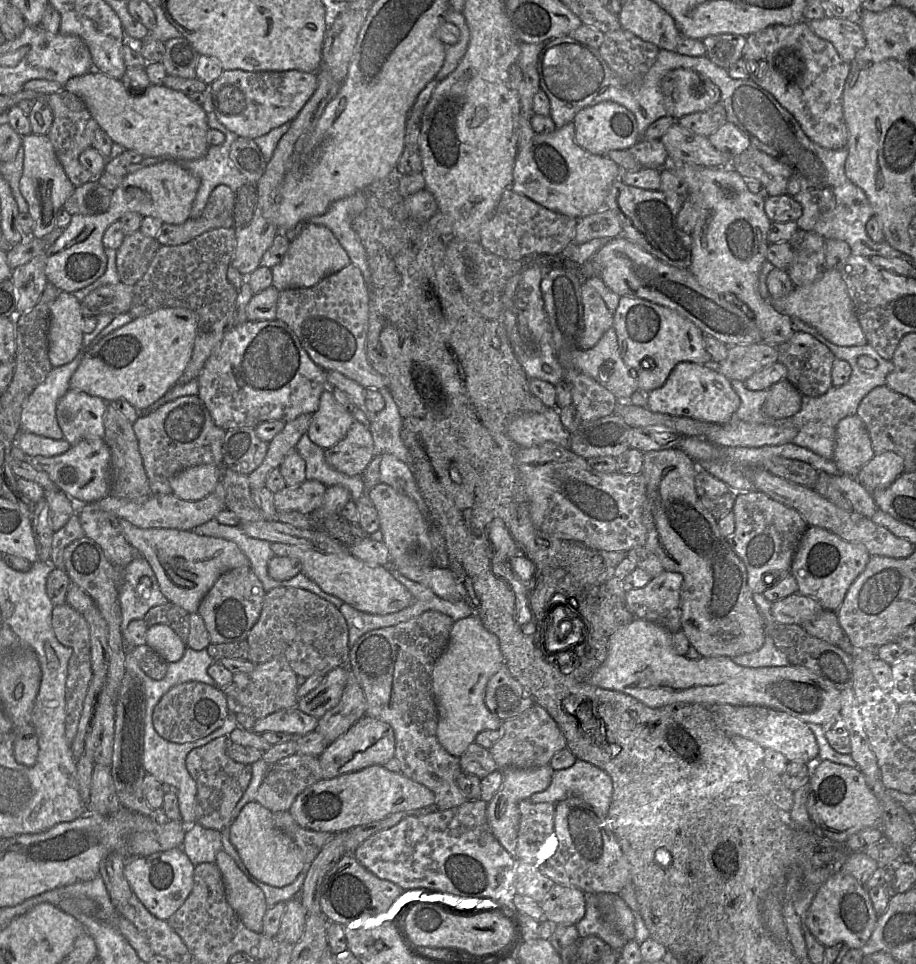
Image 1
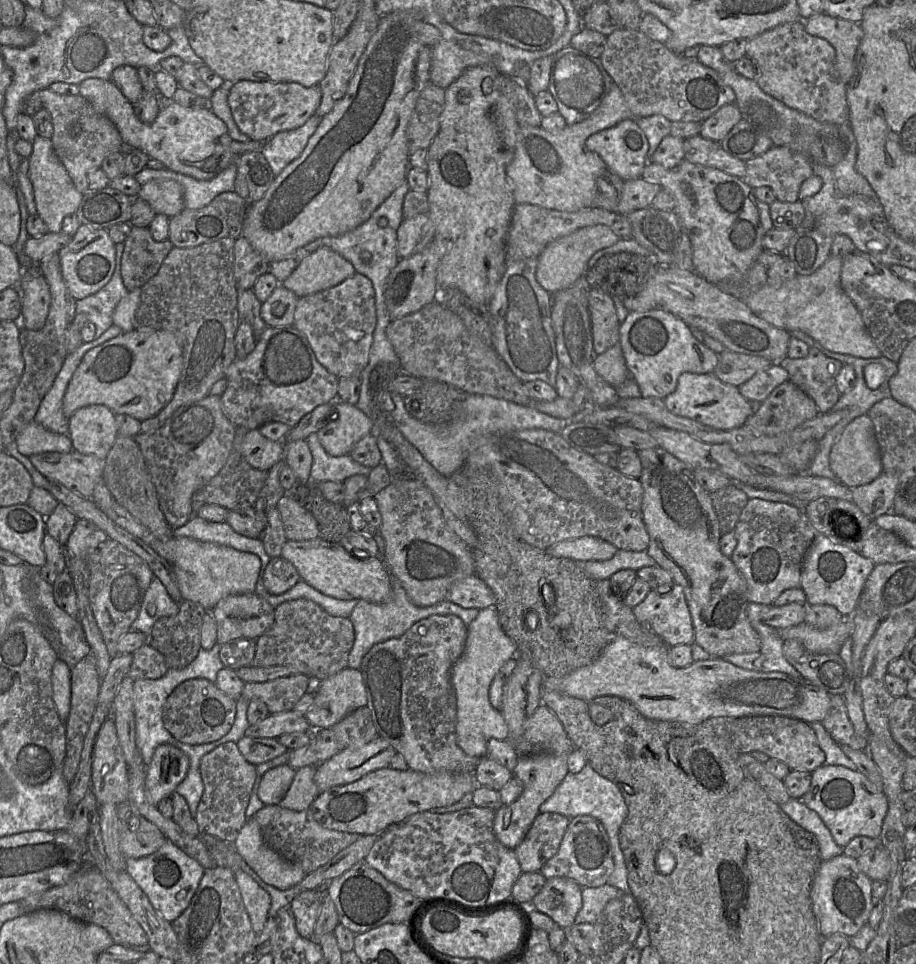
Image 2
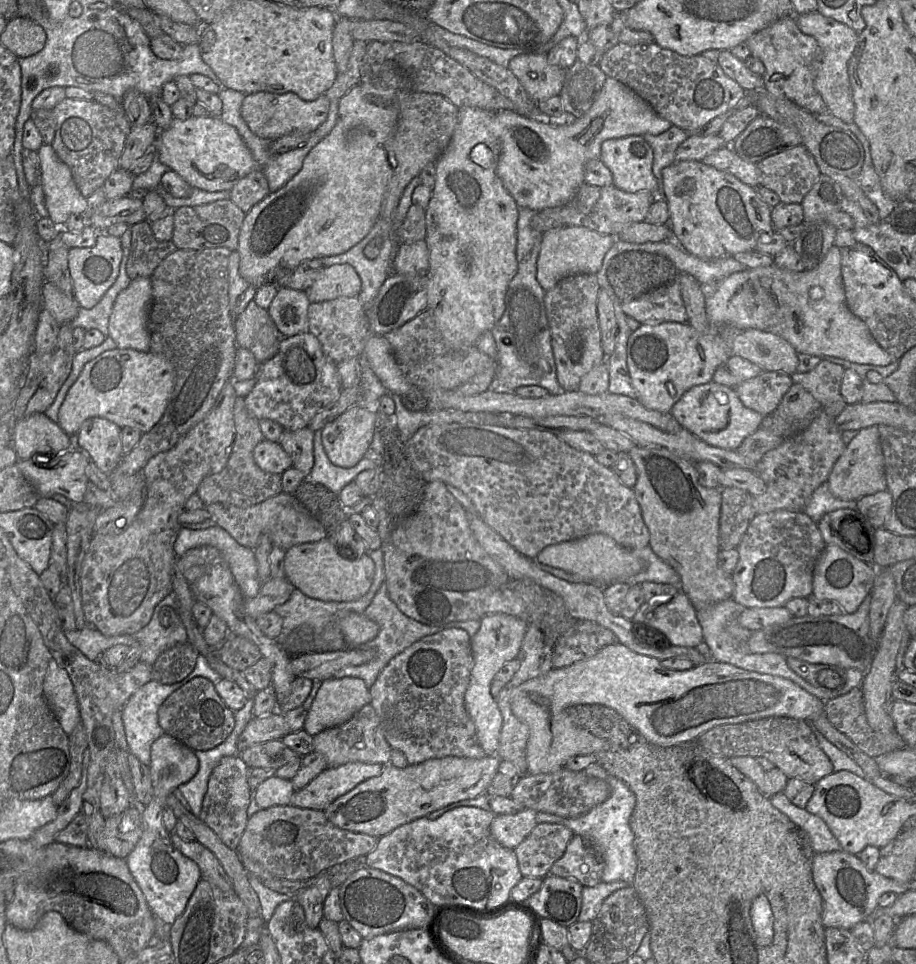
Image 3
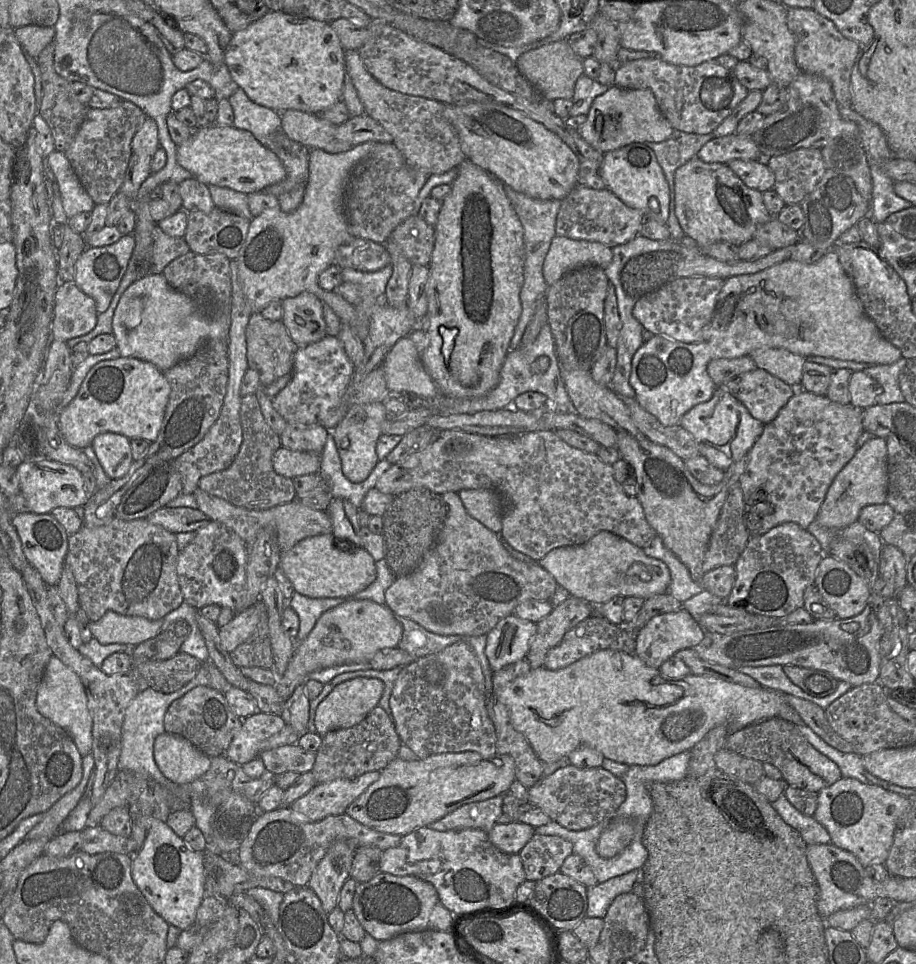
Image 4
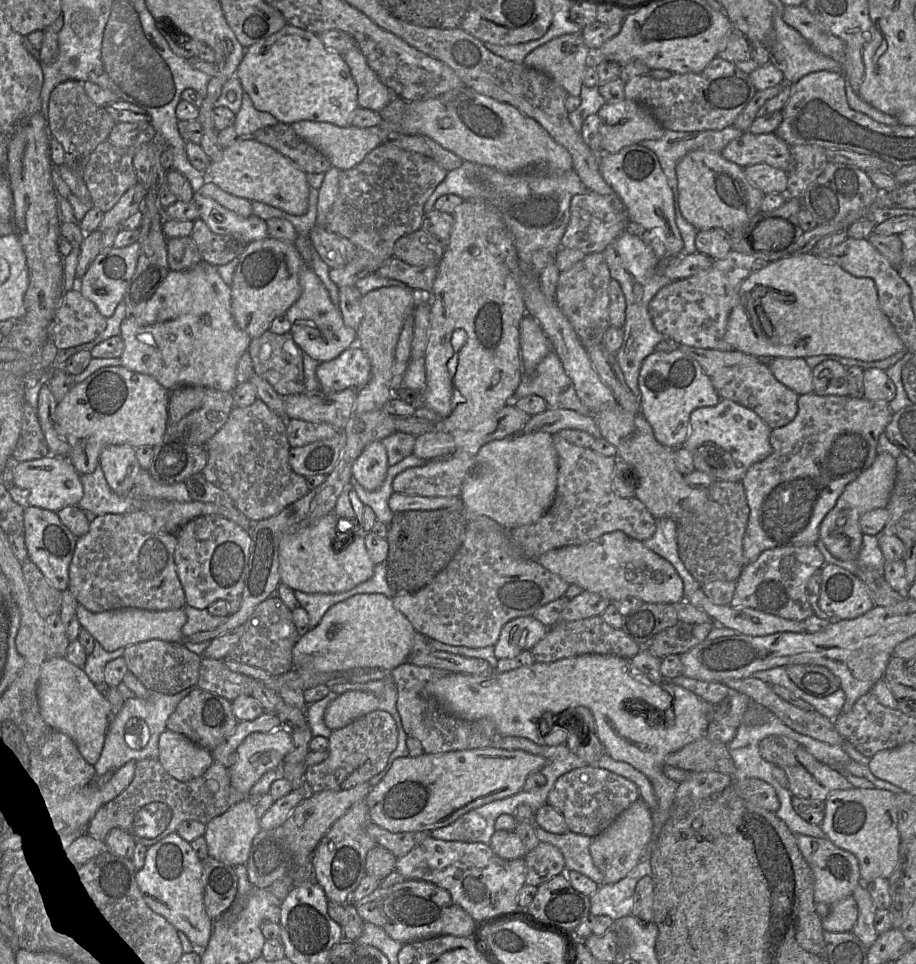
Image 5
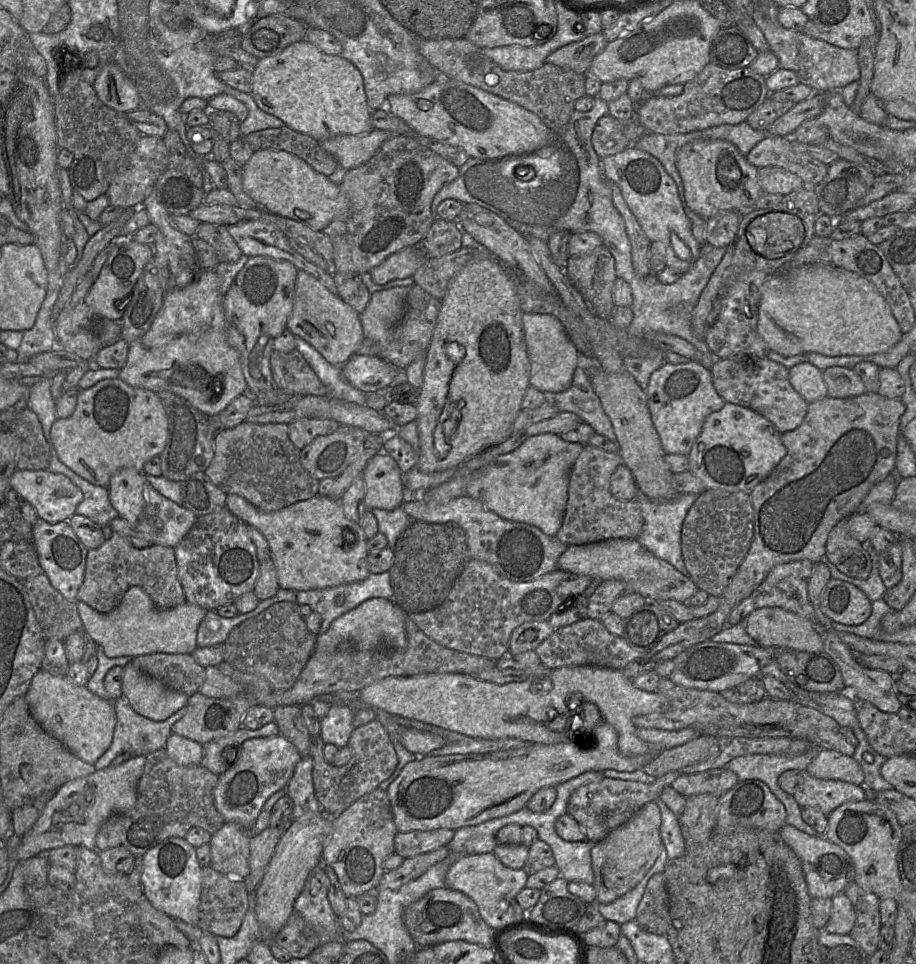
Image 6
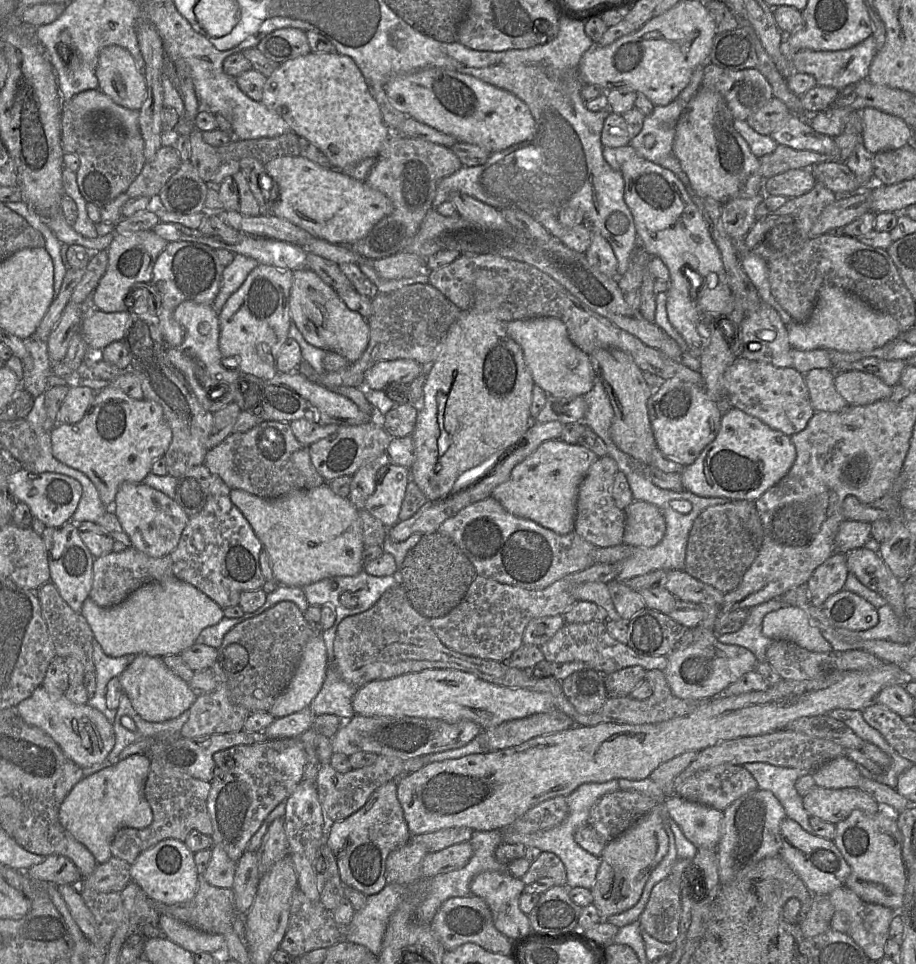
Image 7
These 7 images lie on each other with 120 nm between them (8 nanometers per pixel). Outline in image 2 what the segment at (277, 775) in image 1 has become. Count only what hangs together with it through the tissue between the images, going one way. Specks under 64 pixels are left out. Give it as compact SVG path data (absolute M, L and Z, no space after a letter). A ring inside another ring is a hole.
M308 765L295 772L293 782L279 806L294 811L307 810L318 795L315 783L317 765Z

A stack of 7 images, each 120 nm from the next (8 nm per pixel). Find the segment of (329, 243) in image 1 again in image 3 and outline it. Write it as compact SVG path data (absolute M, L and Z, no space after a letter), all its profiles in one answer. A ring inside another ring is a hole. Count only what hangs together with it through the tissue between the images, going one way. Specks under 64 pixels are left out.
M334 264L324 268L305 291L310 303L358 296L362 282L357 271L349 264Z

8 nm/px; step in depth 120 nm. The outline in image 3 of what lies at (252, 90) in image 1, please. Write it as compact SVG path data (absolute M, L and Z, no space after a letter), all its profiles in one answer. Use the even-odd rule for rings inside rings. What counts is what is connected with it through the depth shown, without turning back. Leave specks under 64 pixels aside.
M256 92L245 95L241 116L254 134L272 140L289 134L311 134L326 121L329 108L330 102L325 94L314 101L305 101L293 92Z

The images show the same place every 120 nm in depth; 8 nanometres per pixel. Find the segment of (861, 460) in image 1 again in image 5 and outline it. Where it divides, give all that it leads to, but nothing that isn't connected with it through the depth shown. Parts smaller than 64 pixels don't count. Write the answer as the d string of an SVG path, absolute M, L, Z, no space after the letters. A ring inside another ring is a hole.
M878 453L873 464L849 483L839 496L835 506L820 524L820 540L837 559L855 561L860 553L863 533L860 530L860 518L870 510L886 508L896 480L896 459L889 453Z

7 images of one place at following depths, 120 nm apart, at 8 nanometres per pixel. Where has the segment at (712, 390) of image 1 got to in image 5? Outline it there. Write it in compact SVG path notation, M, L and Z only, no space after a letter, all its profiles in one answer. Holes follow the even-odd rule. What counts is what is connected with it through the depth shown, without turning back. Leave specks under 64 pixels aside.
M721 398L715 406L695 409L690 415L690 433L684 447L691 452L695 469L705 472L716 481L741 482L748 469L772 453L770 433L772 429L751 409L730 399Z

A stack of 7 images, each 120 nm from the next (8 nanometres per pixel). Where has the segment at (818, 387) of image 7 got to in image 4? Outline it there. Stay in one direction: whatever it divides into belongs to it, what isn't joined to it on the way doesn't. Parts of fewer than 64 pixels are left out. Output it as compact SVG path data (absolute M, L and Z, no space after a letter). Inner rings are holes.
M760 348L750 353L757 368L764 369L792 387L801 388L805 357L783 348Z

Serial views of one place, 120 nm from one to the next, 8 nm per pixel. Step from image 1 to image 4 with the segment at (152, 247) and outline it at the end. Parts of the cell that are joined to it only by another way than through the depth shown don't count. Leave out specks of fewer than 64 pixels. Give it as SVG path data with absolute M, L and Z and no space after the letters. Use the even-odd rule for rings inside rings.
M157 225L153 230L153 255L151 274L161 274L165 267L176 258L190 252L184 238L174 238L165 234Z

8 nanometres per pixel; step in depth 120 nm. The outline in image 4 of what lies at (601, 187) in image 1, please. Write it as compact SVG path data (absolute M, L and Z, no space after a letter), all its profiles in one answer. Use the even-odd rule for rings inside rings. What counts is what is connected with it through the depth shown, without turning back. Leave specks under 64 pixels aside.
M612 85L592 103L586 122L577 130L592 147L606 154L634 142L662 142L674 128L660 112L649 89L625 89ZM497 103L446 105L444 117L455 128L465 158L505 186L540 200L563 200L579 184L579 160L552 131L525 114Z

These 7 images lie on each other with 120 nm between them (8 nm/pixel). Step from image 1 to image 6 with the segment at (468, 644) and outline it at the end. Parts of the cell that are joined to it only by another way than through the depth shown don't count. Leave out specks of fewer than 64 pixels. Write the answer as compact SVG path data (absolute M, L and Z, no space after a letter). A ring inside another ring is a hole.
M528 621L516 627L510 637L509 654L535 650L555 629L547 621Z

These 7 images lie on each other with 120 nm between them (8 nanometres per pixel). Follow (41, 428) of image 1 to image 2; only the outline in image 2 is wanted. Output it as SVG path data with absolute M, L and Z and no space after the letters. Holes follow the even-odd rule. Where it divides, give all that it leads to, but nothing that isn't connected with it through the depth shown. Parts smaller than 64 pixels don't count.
M113 324L101 336L91 342L82 342L73 353L67 355L52 387L39 406L34 422L42 425L49 431L58 434L68 434L69 426L68 419L63 413L63 398L73 373L87 351L115 338L121 333L122 330Z

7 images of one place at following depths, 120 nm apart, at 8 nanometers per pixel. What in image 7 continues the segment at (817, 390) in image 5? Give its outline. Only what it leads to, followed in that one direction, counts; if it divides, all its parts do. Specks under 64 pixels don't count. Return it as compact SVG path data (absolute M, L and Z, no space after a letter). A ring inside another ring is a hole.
M850 370L834 375L835 388L849 405L867 405L888 398L892 386L888 386L873 374Z

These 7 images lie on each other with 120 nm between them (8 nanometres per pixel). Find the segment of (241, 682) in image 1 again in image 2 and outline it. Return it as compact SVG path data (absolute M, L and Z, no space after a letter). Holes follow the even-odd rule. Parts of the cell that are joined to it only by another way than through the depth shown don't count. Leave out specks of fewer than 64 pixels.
M295 674L266 682L246 682L241 697L250 701L260 699L270 714L289 711L306 693L309 679L306 674Z

